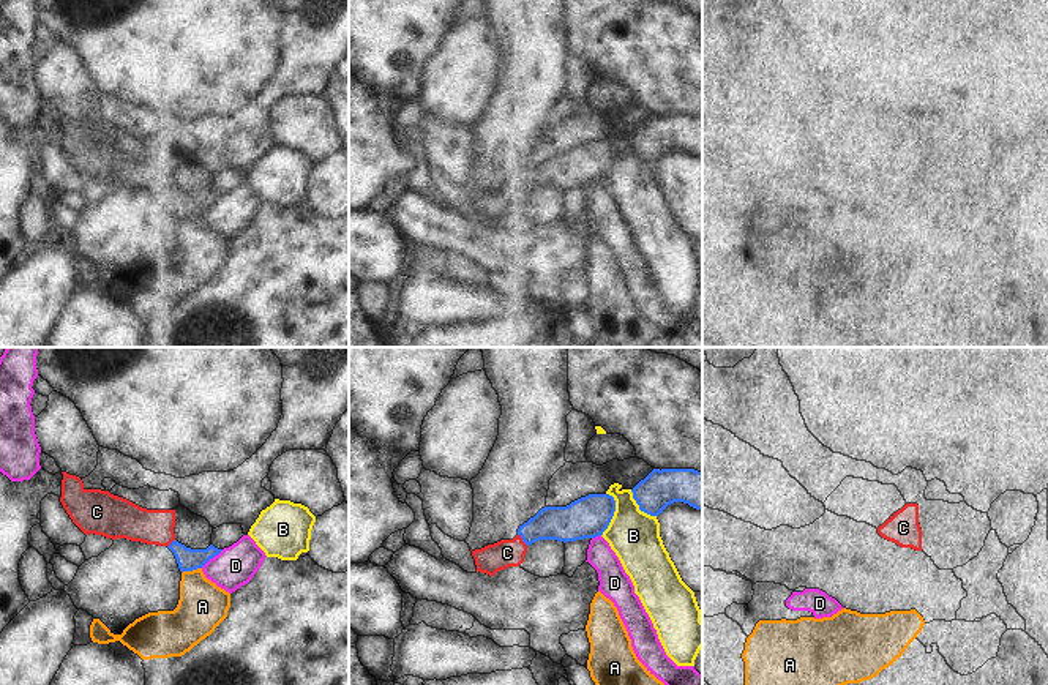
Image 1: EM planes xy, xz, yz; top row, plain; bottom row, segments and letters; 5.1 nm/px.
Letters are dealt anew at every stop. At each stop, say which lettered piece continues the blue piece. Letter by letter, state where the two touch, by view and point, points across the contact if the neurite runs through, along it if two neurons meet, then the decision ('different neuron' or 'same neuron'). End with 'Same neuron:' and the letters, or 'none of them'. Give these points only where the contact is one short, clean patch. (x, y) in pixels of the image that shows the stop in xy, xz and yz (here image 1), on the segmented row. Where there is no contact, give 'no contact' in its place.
A: contact xy (191, 570); border xy (201, 567), (182, 573); different neuron
B: contact xz (613, 515); border xz (608, 493), (614, 501), (614, 515), (602, 535); different neuron
C: contact xz (523, 540); way xz (568, 523), (545, 524), (523, 540), (507, 553); same neuron
D: contact xy (212, 557); border xy (223, 550), (201, 567); different neuron
Same neuron: C

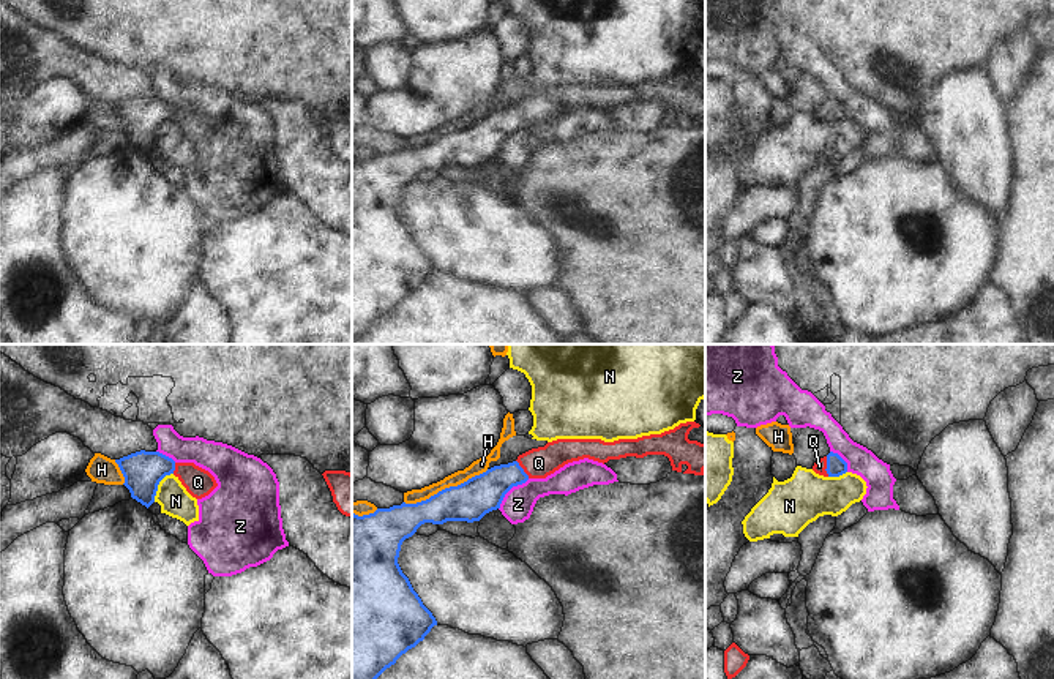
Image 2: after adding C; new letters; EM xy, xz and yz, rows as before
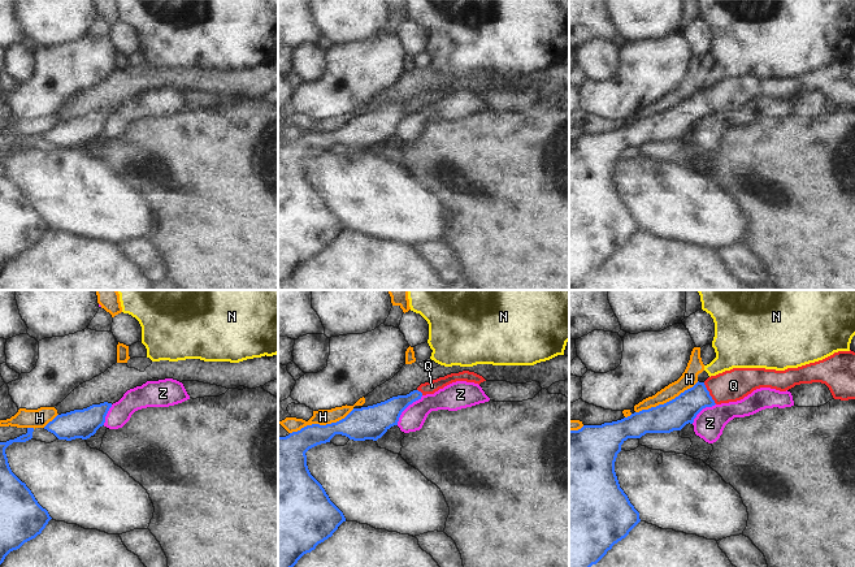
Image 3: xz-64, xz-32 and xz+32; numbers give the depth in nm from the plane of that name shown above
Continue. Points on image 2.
H: contact xz (445, 488); different neuron
N: contact xy (158, 483); different neuron
Q: contact yz (827, 466); way yz (837, 466), (827, 466), (819, 466); same neuron
Z: contact xz (510, 488); different neuron
Same neuron: Q

